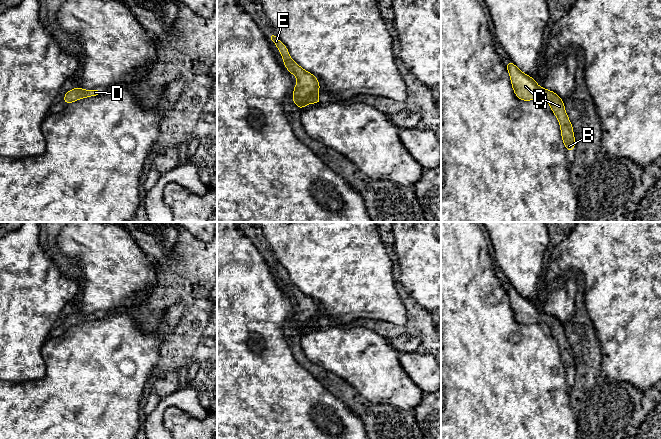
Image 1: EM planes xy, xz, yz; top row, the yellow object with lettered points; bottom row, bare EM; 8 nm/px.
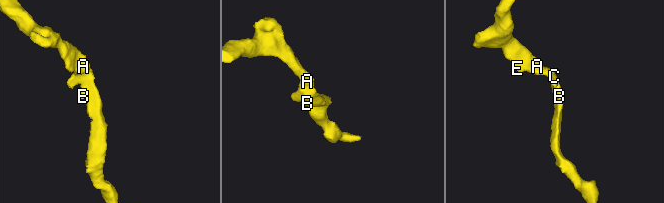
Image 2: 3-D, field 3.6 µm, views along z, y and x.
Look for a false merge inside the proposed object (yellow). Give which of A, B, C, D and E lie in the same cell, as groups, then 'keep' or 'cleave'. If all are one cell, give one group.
groups A B C D E; keep

